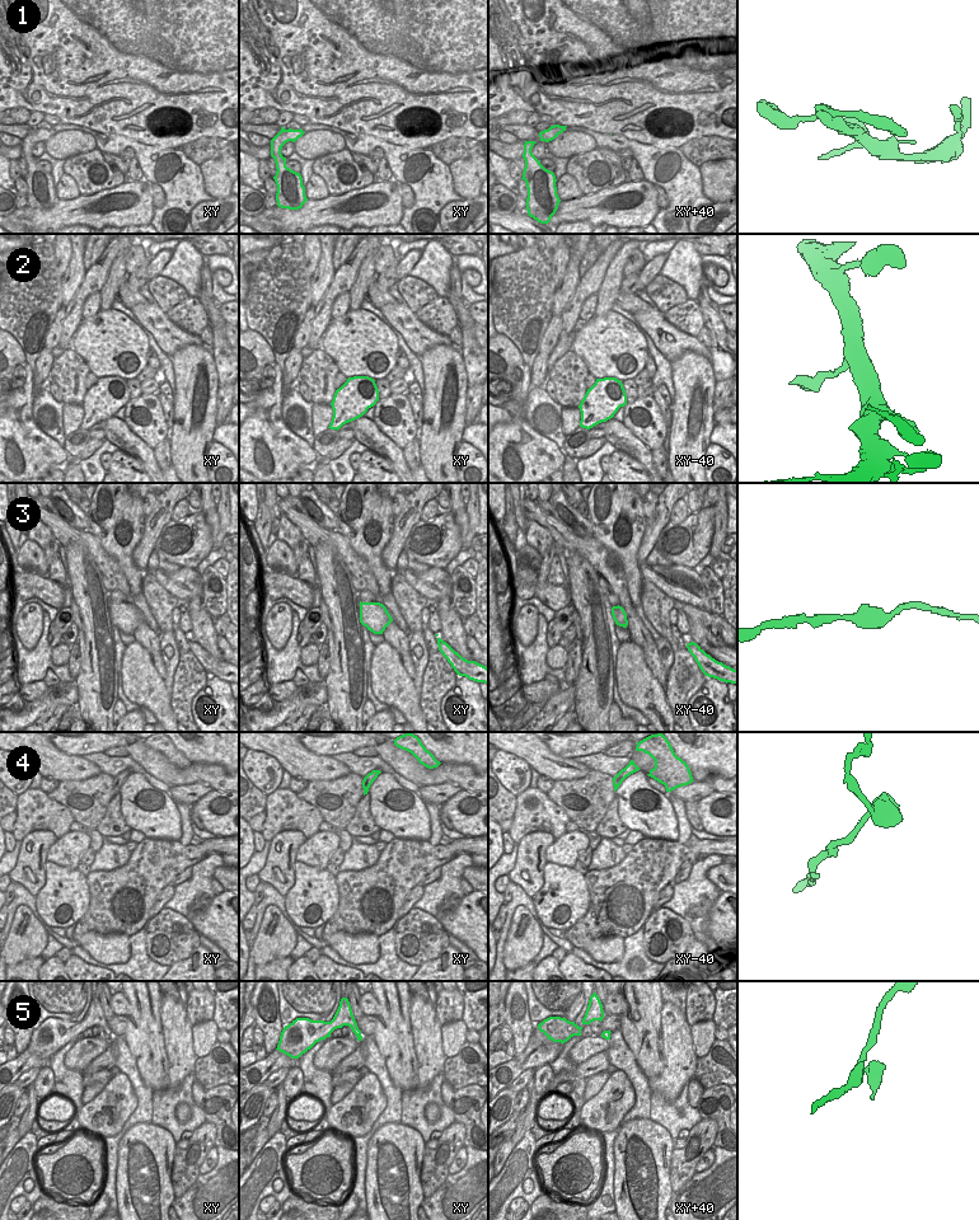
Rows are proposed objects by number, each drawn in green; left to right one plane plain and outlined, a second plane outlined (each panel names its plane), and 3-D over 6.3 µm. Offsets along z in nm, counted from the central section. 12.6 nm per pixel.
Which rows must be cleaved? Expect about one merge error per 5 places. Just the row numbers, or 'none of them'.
none of them

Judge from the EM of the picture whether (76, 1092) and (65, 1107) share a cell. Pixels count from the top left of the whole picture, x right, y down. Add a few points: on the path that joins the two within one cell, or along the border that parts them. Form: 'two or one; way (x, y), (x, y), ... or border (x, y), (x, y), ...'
two; border (64, 1096), (75, 1108)

